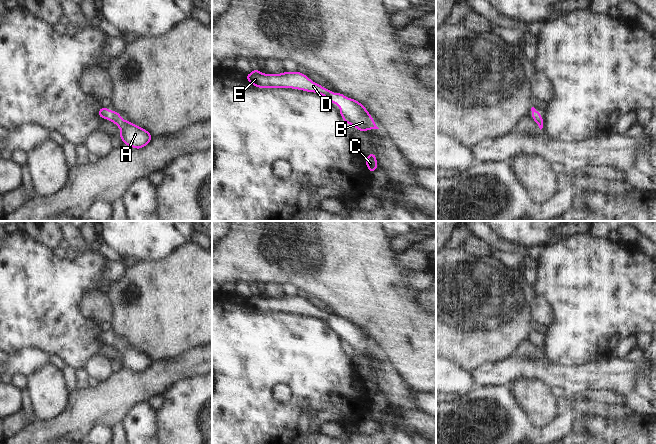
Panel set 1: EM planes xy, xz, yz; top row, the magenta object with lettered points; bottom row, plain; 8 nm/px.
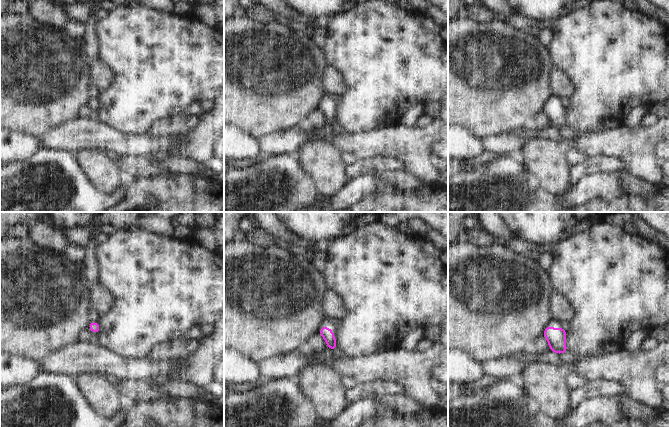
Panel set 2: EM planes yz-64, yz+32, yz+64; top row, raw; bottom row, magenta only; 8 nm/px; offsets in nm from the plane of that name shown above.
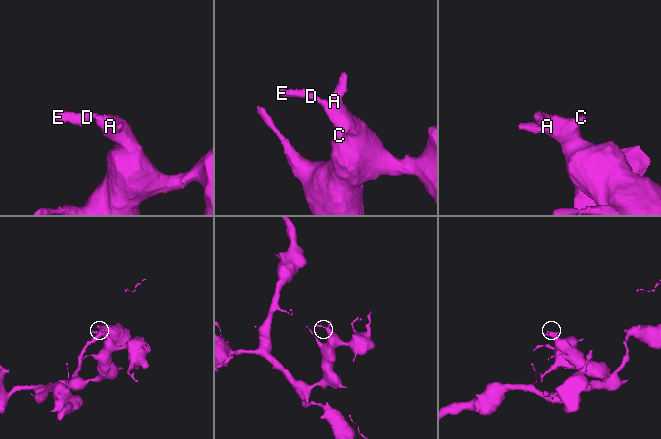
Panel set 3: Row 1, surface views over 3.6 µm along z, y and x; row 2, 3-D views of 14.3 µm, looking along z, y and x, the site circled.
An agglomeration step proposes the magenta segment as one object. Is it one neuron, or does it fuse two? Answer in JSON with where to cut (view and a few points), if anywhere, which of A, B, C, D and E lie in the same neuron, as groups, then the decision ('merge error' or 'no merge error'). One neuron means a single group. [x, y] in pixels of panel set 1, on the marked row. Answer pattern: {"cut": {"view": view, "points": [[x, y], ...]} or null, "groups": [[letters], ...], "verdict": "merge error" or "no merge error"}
{"cut": null, "groups": [["A", "B", "C", "D", "E"]], "verdict": "no merge error"}

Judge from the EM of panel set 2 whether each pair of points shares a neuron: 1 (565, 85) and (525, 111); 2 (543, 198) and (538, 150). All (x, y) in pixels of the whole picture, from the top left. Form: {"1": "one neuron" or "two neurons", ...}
{"1": "two neurons", "2": "two neurons"}

